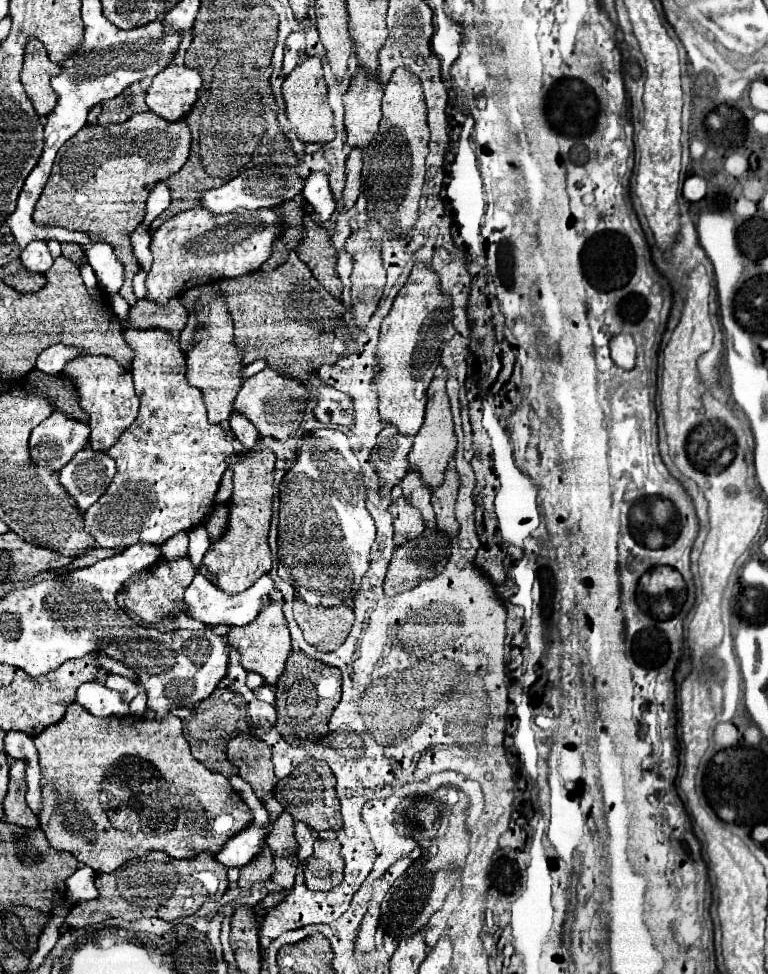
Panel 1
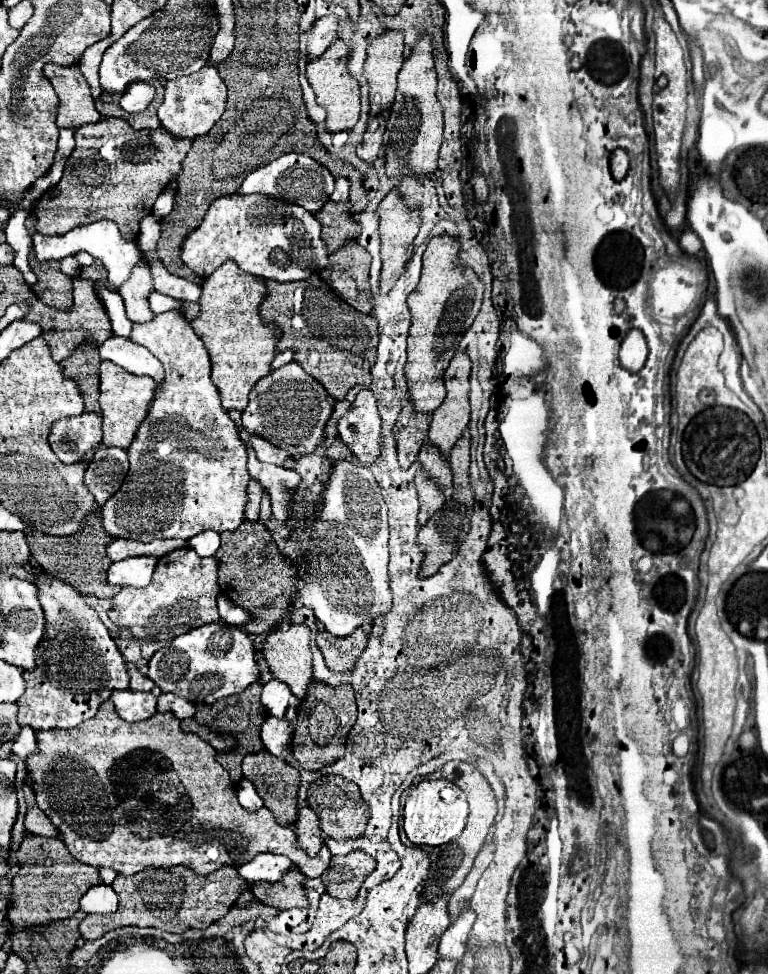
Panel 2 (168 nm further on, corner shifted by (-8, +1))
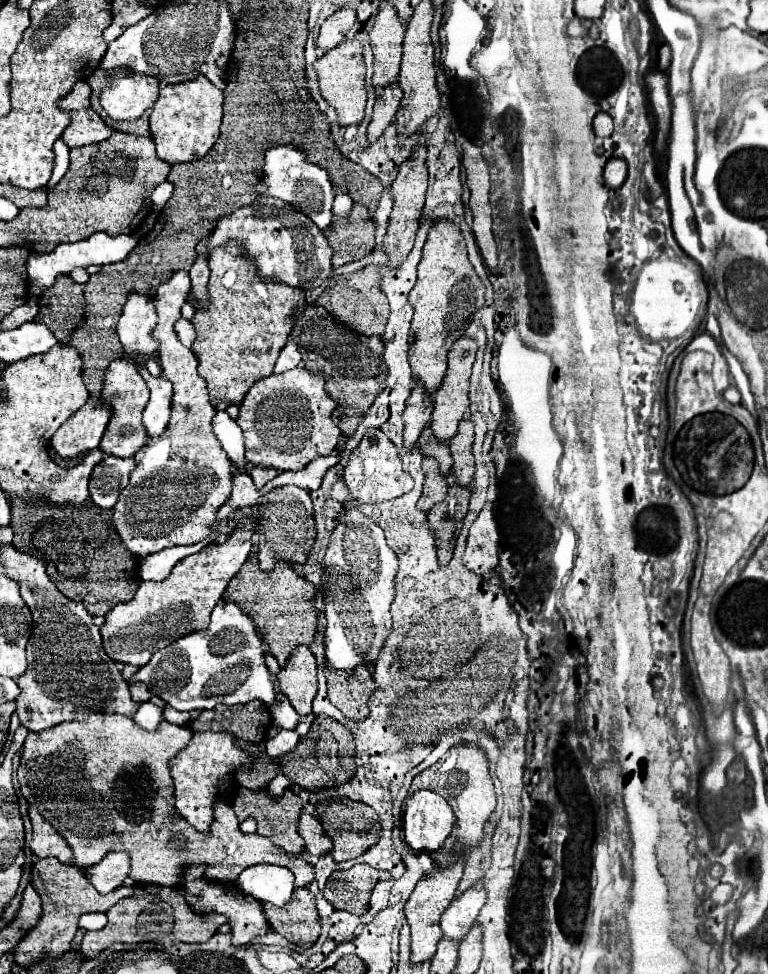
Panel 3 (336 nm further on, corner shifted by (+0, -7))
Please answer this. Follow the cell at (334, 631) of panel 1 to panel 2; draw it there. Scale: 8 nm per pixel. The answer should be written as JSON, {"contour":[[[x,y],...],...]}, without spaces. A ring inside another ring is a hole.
{"contour":[[[358,627],[350,637],[336,639],[328,635],[326,631],[320,631],[316,635],[316,643],[326,659],[326,665],[334,673],[350,673],[356,665],[356,659],[366,649],[368,635],[362,627]]]}

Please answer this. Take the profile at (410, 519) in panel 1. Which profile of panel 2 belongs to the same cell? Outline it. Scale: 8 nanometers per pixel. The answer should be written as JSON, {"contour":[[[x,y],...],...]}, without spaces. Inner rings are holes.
{"contour":[[[420,469],[416,475],[416,487],[418,487],[418,499],[420,499],[420,525],[426,525],[426,521],[444,505],[444,491],[428,477],[426,469]]]}

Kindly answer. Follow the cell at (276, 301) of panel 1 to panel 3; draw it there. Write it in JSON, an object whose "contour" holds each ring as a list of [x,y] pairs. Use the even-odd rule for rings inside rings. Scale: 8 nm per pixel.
{"contour":[[[306,303],[306,307],[300,313],[294,313],[294,327],[290,333],[290,339],[296,341],[302,363],[308,371],[320,371],[324,375],[324,389],[328,395],[338,403],[338,407],[332,413],[332,421],[342,429],[344,435],[352,435],[360,413],[372,405],[380,389],[384,389],[384,379],[380,377],[384,373],[384,359],[382,359],[382,341],[380,337],[366,337],[360,333],[354,333],[346,325],[340,325],[322,305]]]}

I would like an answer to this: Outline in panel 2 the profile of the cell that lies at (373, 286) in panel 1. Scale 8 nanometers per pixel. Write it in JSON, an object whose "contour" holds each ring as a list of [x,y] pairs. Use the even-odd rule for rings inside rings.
{"contour":[[[392,189],[380,203],[378,209],[378,217],[380,217],[380,241],[382,241],[382,279],[380,279],[380,293],[386,295],[394,283],[398,281],[398,277],[404,271],[406,265],[406,253],[414,241],[414,237],[420,231],[420,215],[418,211],[412,211],[412,207],[402,199],[402,195]]]}

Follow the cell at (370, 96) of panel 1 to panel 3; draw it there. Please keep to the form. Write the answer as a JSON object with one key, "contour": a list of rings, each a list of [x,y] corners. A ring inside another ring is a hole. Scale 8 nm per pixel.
{"contour":[[[382,1],[380,11],[376,15],[376,23],[370,29],[370,45],[374,53],[372,87],[376,91],[394,83],[402,57],[402,39],[404,27],[396,17],[394,7]]]}

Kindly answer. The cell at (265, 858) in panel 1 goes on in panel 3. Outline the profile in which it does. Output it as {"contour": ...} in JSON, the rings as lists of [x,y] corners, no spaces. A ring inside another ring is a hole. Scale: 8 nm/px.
{"contour":[[[296,889],[284,907],[262,903],[262,913],[276,933],[296,945],[312,945],[320,935],[320,917],[308,889]]]}

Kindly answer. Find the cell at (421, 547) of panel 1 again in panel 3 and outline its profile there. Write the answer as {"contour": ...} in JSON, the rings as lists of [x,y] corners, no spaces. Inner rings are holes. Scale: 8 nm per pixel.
{"contour":[[[450,485],[446,499],[428,511],[428,529],[434,533],[438,563],[442,567],[448,565],[448,561],[452,559],[456,537],[462,529],[468,511],[468,499],[468,487]]]}

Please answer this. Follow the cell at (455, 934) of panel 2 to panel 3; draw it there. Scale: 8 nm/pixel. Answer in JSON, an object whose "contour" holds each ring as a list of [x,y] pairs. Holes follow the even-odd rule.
{"contour":[[[480,885],[458,895],[452,901],[452,905],[444,911],[440,923],[442,935],[452,941],[460,941],[464,935],[468,935],[468,929],[472,929],[482,905],[484,905],[484,889]]]}

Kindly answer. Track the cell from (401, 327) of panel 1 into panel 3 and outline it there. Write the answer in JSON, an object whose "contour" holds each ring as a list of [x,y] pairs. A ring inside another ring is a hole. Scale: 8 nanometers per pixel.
{"contour":[[[438,221],[430,229],[418,263],[418,281],[408,295],[408,303],[414,307],[408,349],[410,371],[424,385],[424,391],[434,395],[442,385],[450,347],[464,335],[474,313],[484,305],[484,285],[468,261],[464,237],[454,223]]]}

